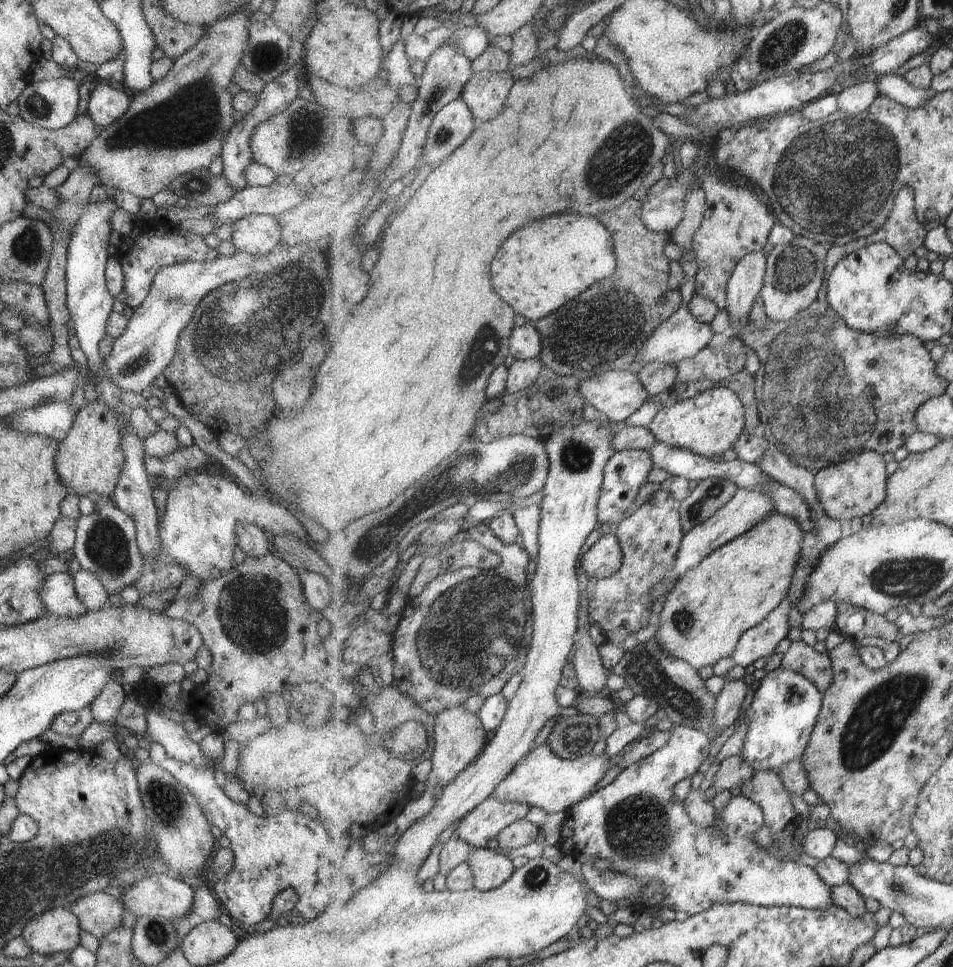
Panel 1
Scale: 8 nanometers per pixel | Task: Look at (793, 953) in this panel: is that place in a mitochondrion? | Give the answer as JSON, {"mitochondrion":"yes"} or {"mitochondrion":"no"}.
{"mitochondrion":"yes"}

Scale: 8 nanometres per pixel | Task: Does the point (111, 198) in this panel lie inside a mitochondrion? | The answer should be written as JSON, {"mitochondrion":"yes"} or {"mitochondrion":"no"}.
{"mitochondrion":"no"}

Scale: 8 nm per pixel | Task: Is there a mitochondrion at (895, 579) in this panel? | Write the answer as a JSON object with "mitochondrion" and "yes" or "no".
{"mitochondrion":"yes"}

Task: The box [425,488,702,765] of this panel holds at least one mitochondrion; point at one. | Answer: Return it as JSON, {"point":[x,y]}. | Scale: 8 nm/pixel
{"point":[575,738]}

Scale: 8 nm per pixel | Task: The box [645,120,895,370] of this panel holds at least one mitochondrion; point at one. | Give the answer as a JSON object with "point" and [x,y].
{"point":[795,269]}

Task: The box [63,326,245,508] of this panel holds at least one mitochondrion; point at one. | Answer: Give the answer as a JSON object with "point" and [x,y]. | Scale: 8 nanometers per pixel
{"point":[142,359]}

